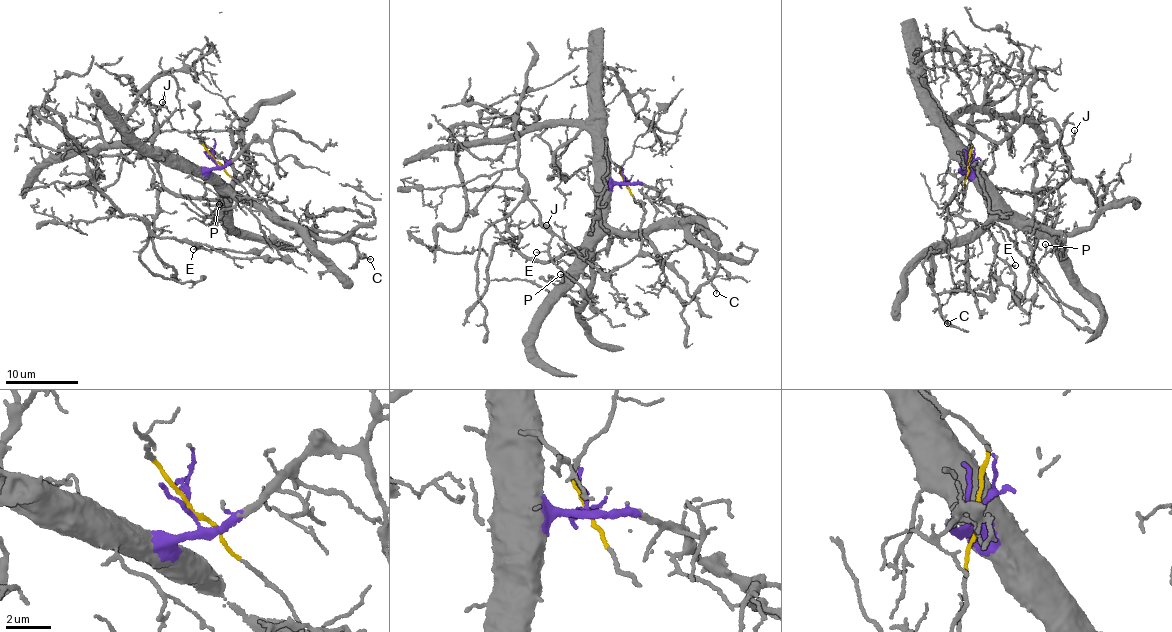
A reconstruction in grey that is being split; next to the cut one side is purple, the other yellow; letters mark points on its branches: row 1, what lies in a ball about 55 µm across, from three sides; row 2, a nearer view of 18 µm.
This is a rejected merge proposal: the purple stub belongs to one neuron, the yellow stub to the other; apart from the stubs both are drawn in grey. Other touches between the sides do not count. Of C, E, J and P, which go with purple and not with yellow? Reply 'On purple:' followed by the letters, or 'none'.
On purple: C, J, P

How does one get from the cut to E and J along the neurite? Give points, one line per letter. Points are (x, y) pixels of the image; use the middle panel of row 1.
E: (624, 183), (640, 206), (644, 203), (638, 254), (608, 273), (598, 271), (556, 235), (545, 251), (535, 252)
J: (624, 183), (612, 187), (597, 231), (577, 248), (549, 261), (521, 255), (509, 229), (547, 225)

